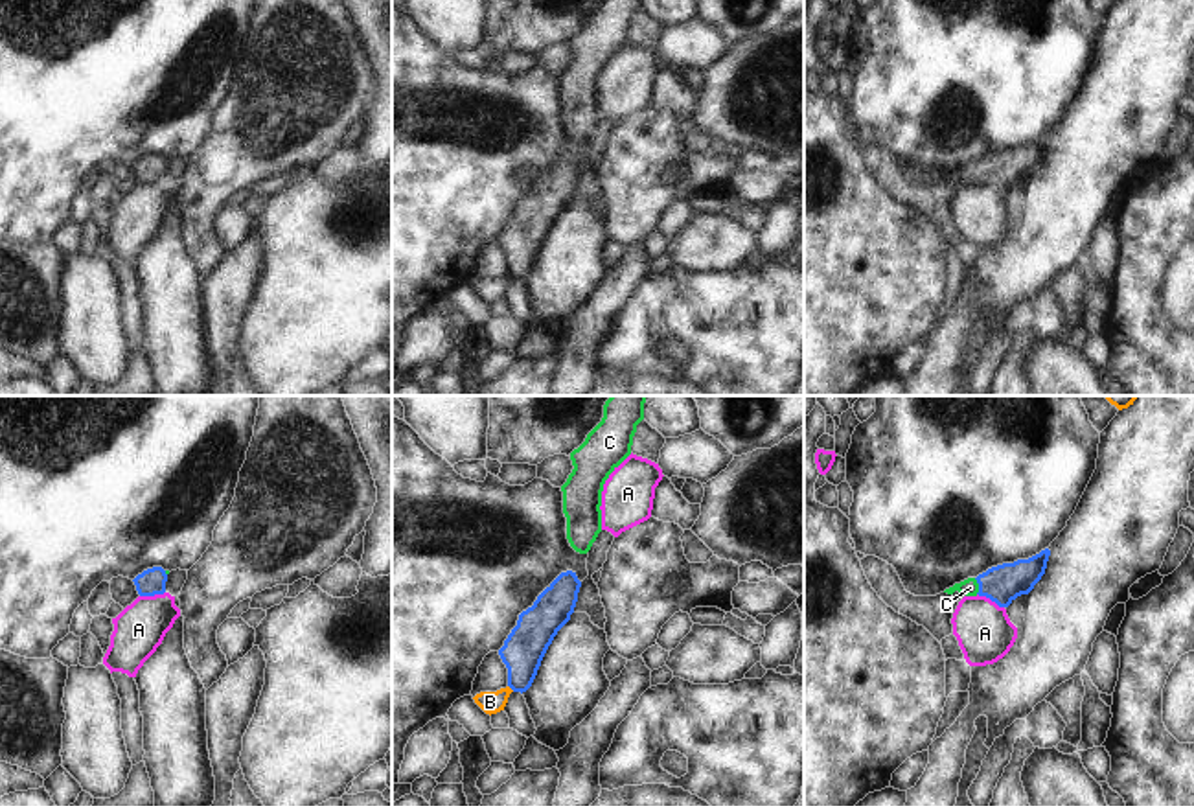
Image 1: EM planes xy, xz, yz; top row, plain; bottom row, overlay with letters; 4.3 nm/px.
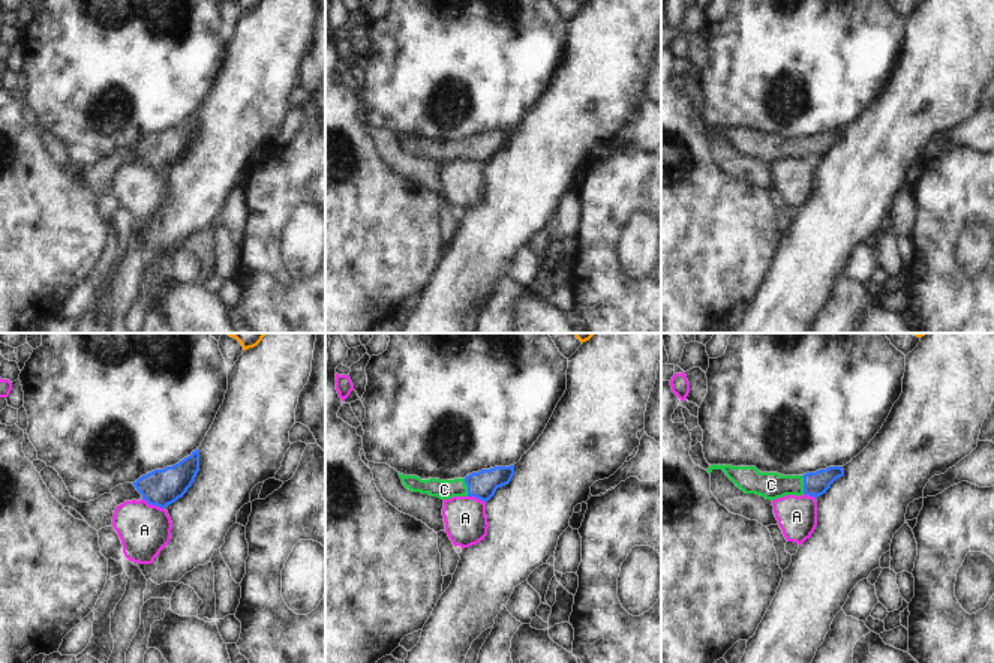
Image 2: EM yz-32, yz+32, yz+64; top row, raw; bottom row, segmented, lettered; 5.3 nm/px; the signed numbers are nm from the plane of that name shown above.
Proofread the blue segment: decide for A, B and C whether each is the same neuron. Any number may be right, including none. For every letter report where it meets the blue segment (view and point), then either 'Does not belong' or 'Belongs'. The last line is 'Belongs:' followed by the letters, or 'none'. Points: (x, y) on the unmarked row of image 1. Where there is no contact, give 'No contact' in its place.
A: Touches blue at yz (990, 186). Does not belong
B: Touches blue at xz (512, 276). Does not belong
C: Touches blue at yz (979, 173). Belongs
Belongs: C.

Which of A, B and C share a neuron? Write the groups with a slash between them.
A / B / C

